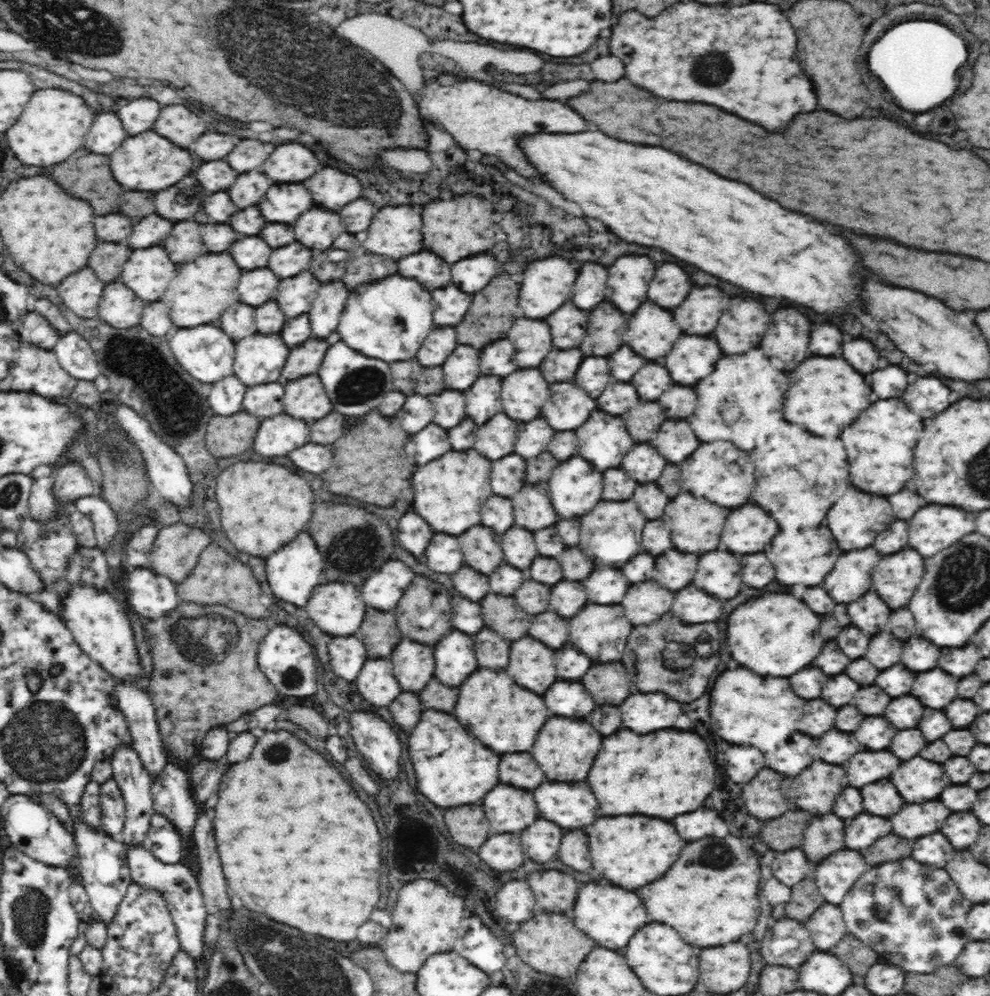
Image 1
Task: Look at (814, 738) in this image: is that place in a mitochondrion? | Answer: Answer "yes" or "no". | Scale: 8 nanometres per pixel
no

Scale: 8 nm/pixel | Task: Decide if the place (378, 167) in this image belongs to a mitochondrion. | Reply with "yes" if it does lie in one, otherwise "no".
no

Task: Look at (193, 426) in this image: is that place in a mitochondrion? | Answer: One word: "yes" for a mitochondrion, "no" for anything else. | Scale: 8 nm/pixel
yes

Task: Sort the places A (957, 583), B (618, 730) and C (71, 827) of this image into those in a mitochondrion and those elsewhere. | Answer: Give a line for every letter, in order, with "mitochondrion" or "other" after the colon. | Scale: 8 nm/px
A: mitochondrion
B: other
C: other

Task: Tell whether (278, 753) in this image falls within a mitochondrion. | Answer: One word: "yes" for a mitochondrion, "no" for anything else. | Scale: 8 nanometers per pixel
yes

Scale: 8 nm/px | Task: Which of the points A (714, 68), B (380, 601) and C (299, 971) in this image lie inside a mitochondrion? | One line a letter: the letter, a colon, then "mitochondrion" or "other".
A: mitochondrion
B: other
C: mitochondrion

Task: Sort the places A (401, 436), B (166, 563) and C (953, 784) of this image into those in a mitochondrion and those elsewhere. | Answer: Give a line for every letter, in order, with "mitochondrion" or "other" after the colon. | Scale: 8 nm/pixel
A: other
B: other
C: other

